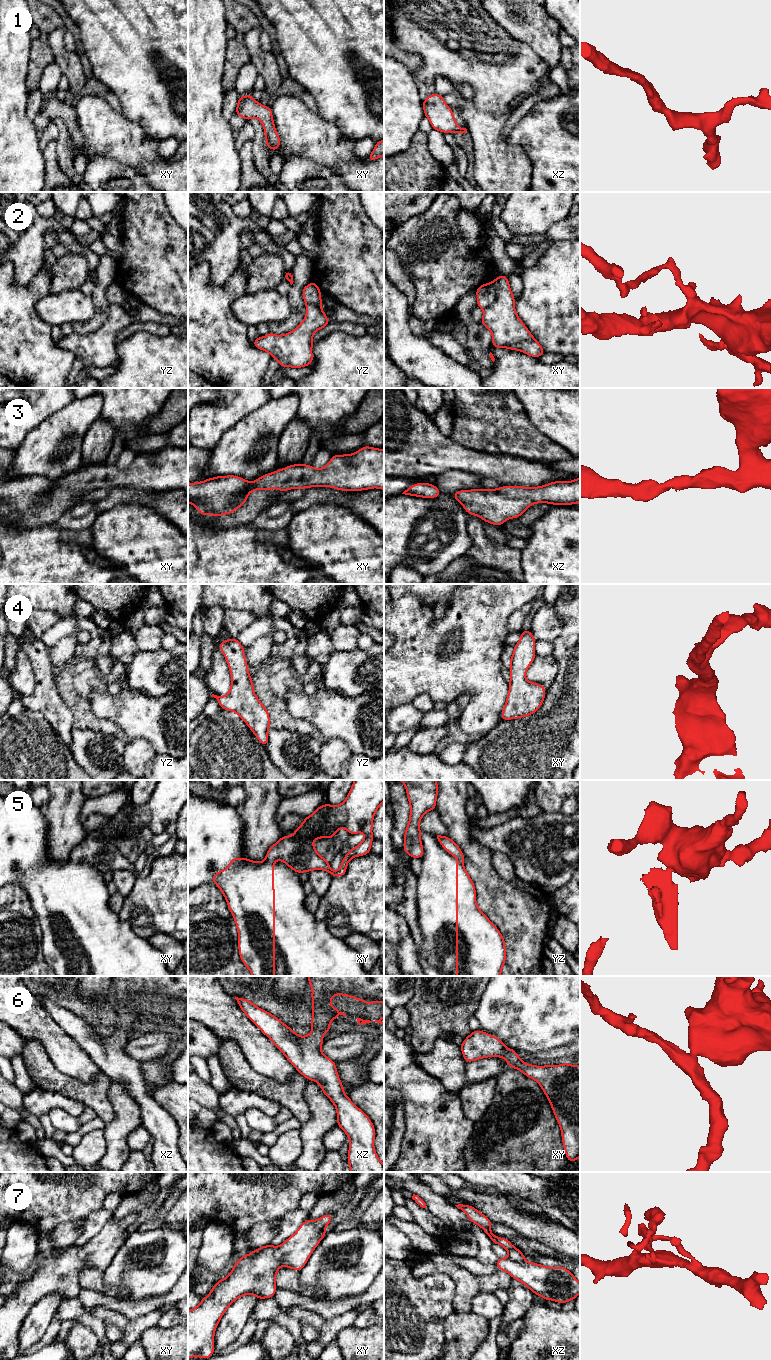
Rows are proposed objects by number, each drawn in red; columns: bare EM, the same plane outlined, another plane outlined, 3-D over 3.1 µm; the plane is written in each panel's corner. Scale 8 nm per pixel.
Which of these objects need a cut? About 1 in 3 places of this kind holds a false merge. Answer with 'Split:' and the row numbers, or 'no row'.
Split: 2, 5, 7

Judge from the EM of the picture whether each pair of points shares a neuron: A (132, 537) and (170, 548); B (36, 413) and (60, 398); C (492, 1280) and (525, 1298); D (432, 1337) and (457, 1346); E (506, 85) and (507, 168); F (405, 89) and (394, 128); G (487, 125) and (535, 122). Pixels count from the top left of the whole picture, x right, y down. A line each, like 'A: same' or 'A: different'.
A: same
B: same
C: different
D: different
E: same
F: same
G: different

